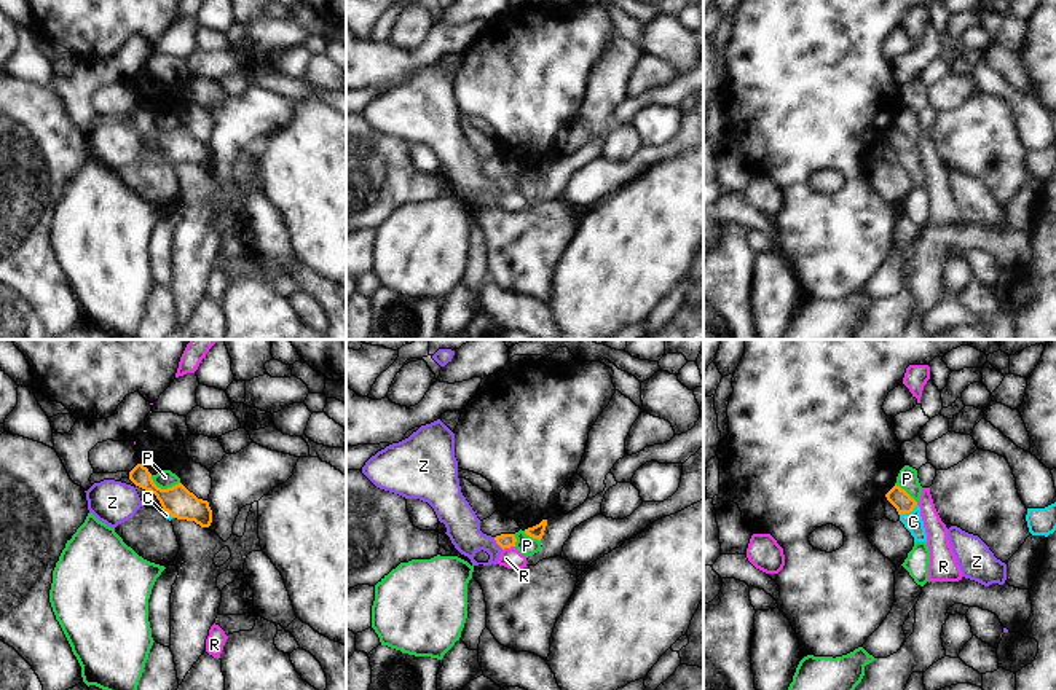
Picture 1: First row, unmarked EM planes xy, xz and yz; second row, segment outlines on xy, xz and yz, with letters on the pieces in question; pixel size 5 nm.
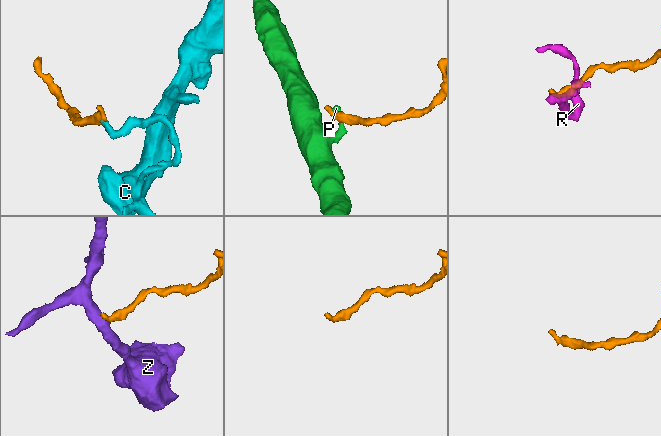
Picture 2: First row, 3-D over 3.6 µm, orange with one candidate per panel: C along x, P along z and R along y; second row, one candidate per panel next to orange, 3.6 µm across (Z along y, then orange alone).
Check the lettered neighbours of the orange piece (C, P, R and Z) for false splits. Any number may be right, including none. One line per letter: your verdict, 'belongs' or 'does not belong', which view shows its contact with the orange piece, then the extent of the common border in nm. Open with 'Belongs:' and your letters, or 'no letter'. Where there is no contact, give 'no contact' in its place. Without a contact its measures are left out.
Belongs: C
C: belongs; meets orange in yz; contact 110 nm long
P: does not belong; meets orange in xy; contact 160 nm long
R: does not belong; meets orange in xz; contact 70 nm long
Z: does not belong; meets orange in xz; contact 80 nm long

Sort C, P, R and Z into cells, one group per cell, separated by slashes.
C / P / R / Z

